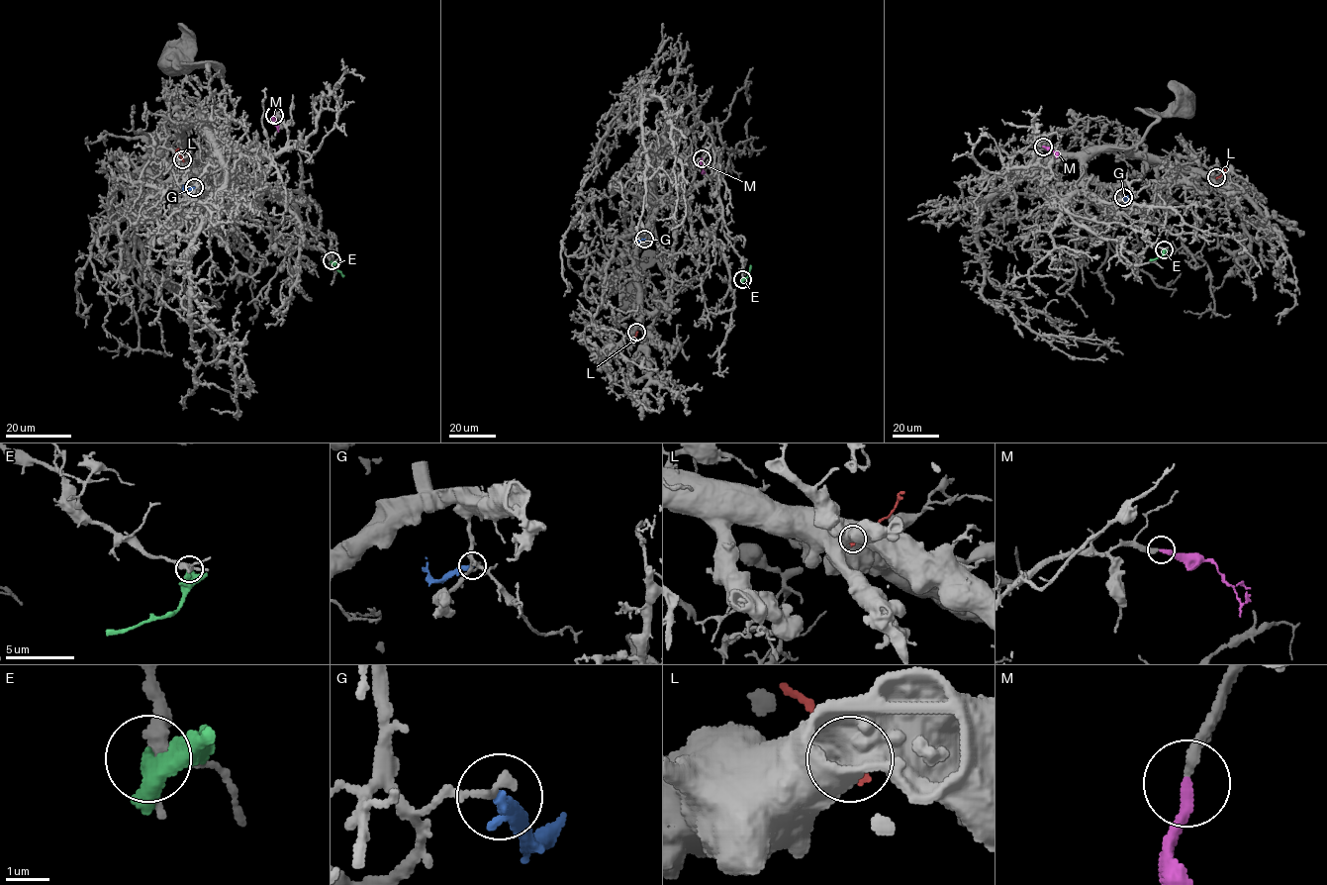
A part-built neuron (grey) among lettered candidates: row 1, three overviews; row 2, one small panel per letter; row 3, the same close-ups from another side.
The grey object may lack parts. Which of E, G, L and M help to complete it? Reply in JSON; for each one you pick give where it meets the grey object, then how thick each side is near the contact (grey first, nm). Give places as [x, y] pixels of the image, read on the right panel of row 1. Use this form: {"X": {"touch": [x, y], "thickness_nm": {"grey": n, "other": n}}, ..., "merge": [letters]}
{"M": {"touch": [1043, 147], "thickness_nm": {"grey": 280, "other": 300}}, "merge": ["M"]}

